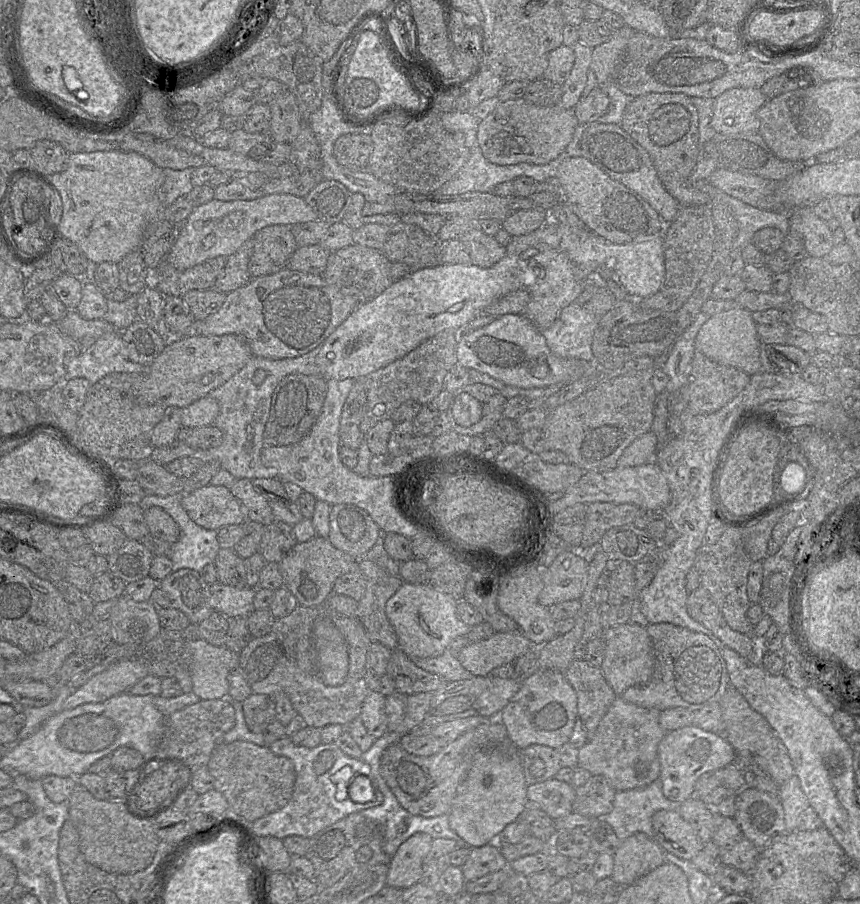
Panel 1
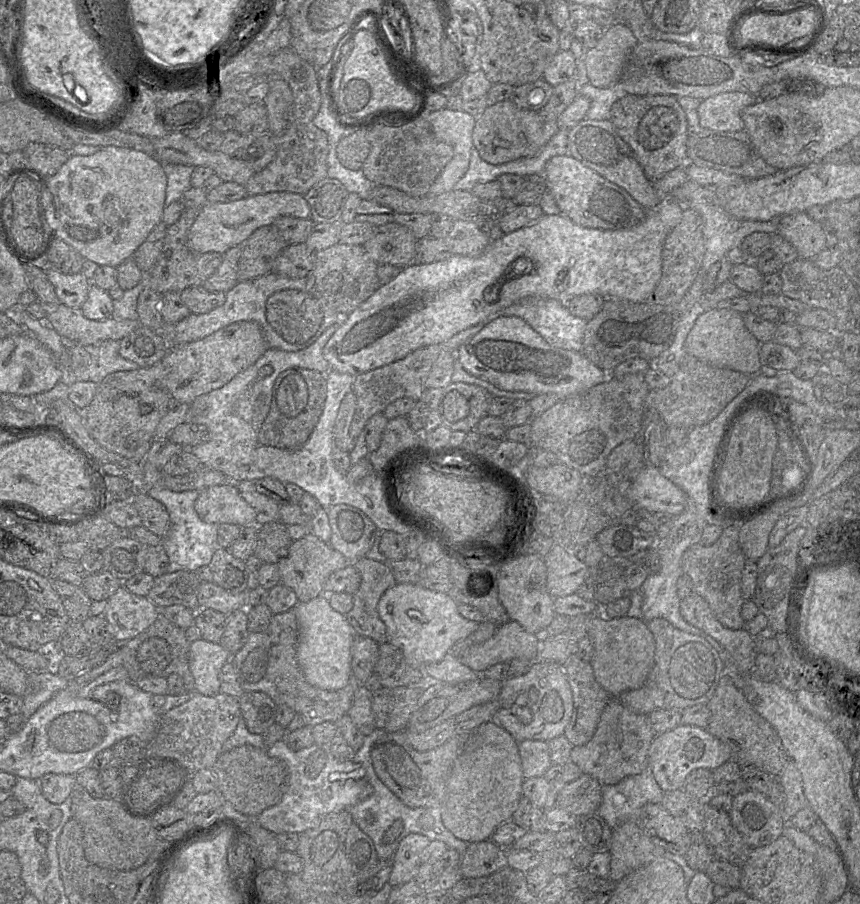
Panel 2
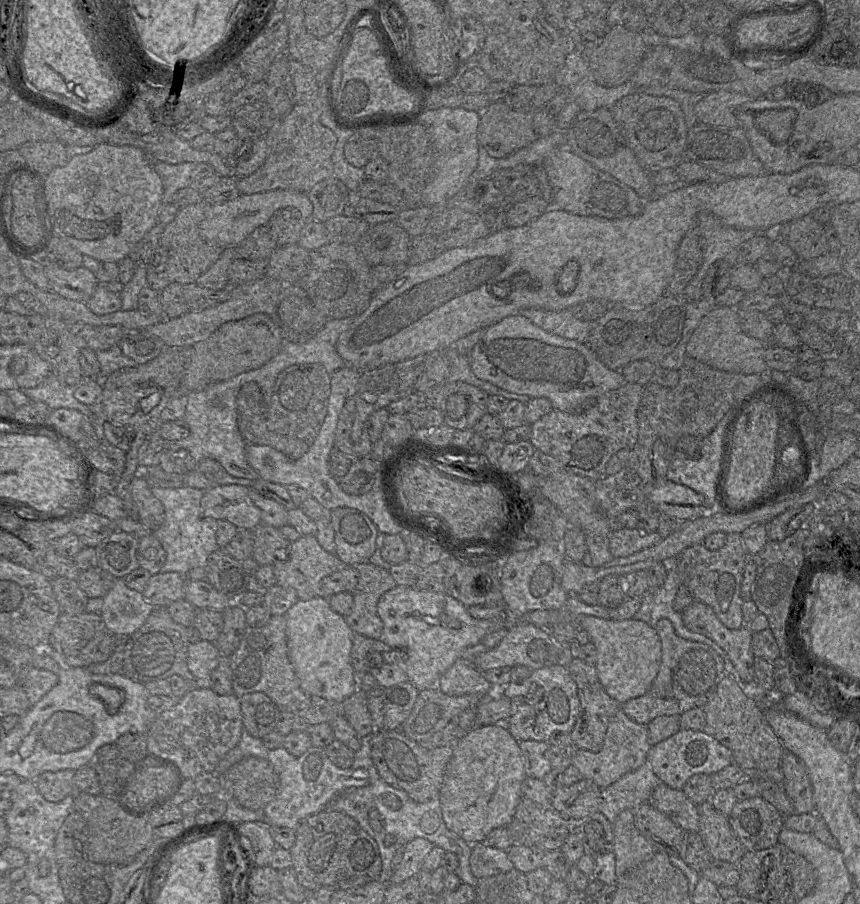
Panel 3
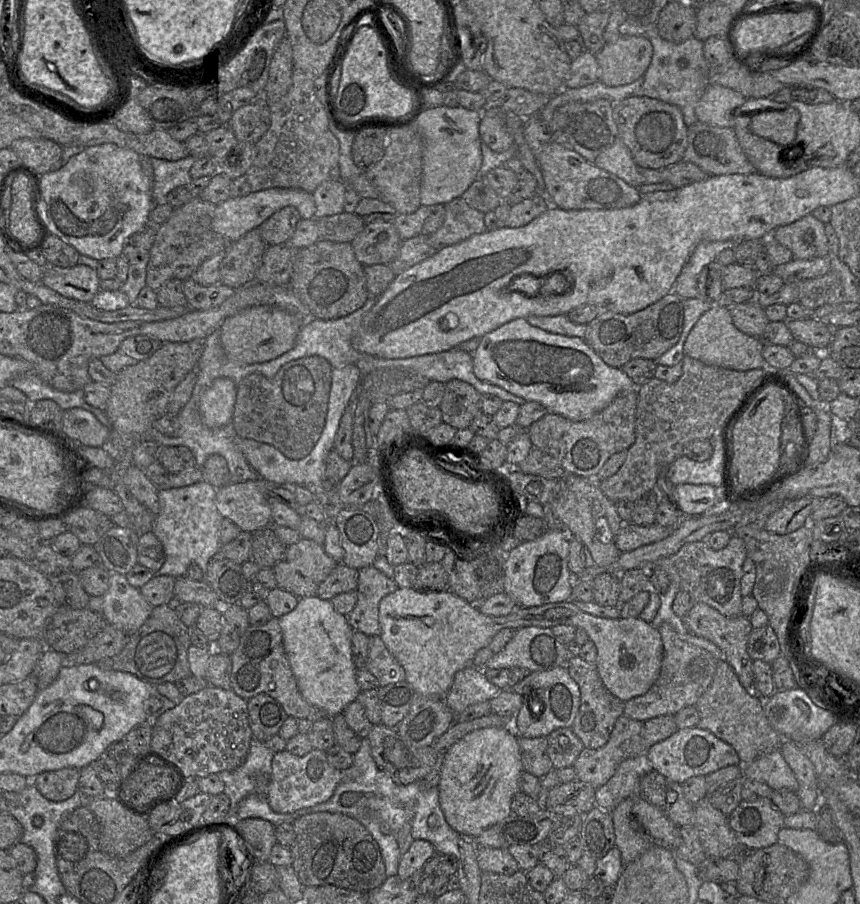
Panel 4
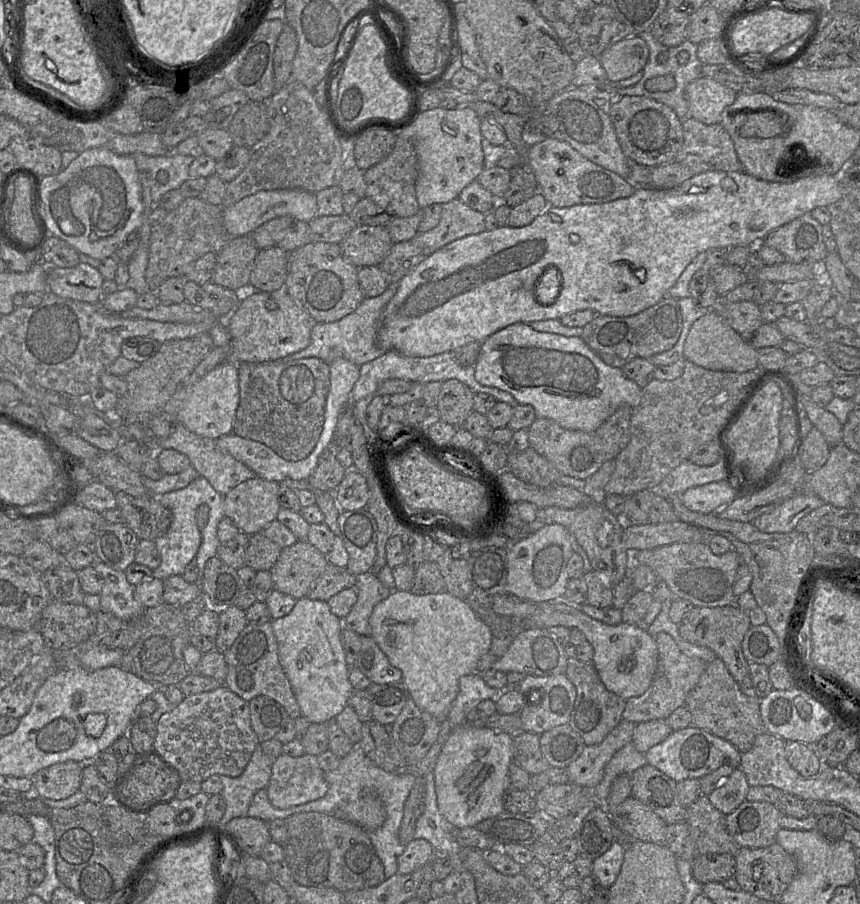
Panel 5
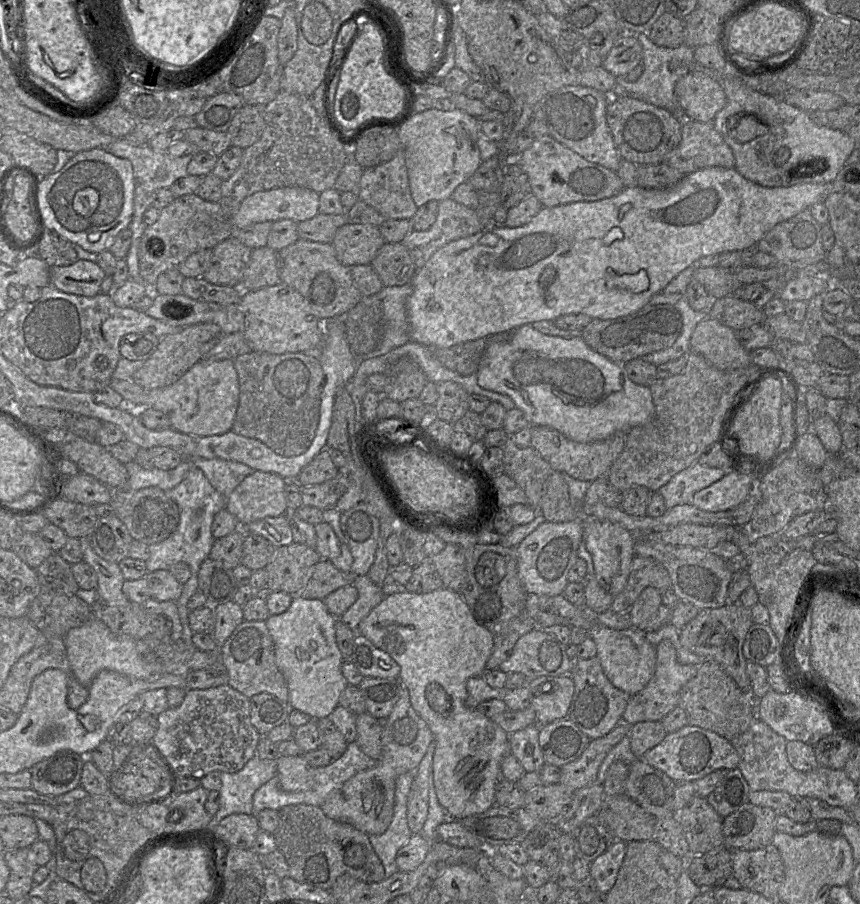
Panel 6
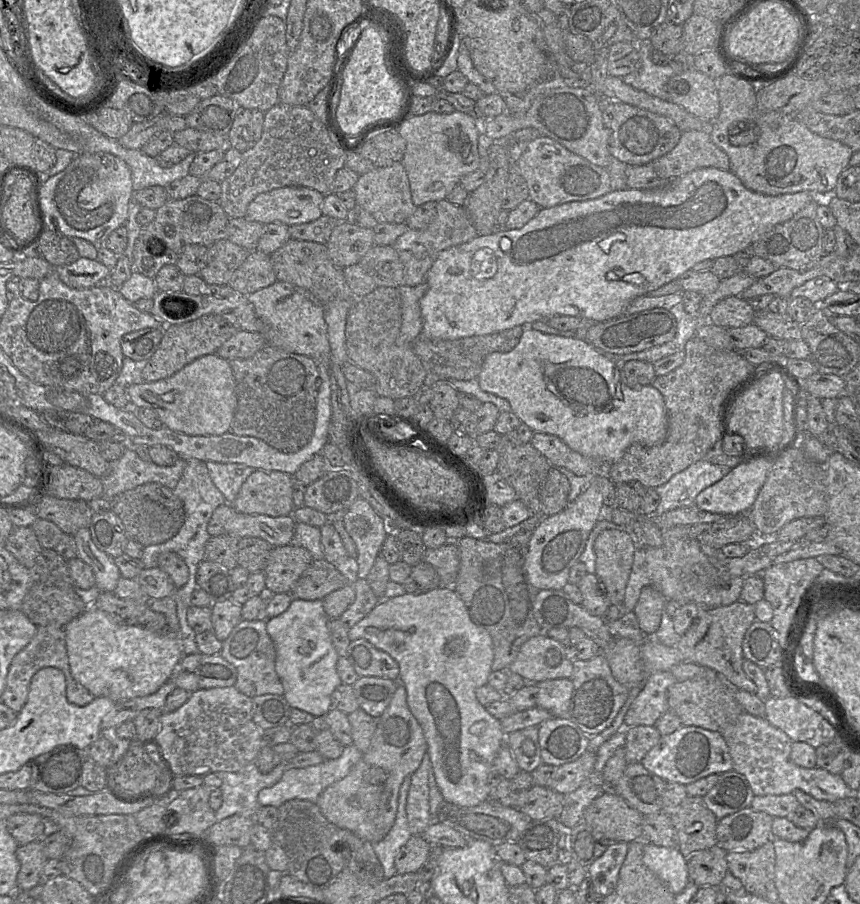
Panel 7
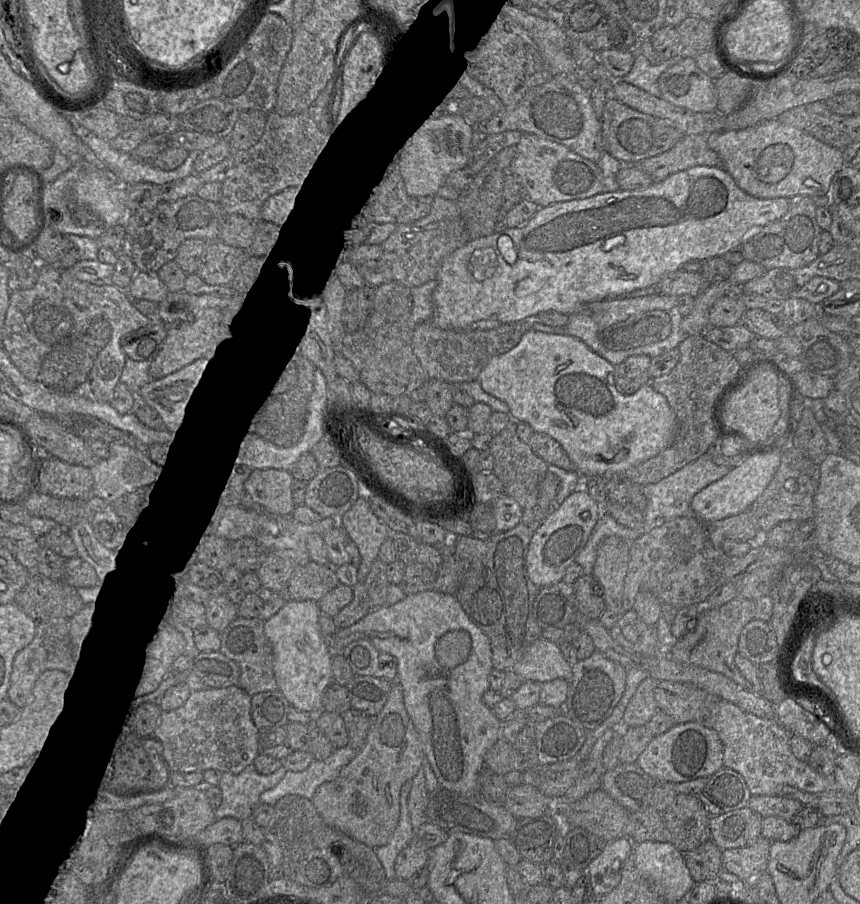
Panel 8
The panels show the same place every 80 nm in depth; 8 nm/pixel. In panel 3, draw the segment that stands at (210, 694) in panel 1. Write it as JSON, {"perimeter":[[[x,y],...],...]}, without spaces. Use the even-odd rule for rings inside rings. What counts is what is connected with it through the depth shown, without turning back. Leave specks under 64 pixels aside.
{"perimeter":[[[201,640],[188,648],[188,669],[197,688],[211,688],[211,672],[216,667],[221,653],[214,642]]]}

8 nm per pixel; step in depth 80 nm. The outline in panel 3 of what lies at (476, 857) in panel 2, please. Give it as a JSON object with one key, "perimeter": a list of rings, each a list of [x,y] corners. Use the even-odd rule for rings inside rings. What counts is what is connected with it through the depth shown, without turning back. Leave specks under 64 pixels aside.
{"perimeter":[[[482,842],[472,845],[470,869],[472,874],[479,880],[509,872],[514,869],[514,865],[507,851]]]}

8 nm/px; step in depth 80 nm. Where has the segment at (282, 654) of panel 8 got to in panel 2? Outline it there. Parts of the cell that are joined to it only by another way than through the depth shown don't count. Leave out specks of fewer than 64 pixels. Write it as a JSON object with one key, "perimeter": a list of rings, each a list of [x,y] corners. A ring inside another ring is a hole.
{"perimeter":[[[328,595],[308,602],[298,602],[293,609],[298,624],[296,656],[307,682],[327,691],[344,688],[352,676],[352,645],[356,634],[345,615],[335,611]]]}

